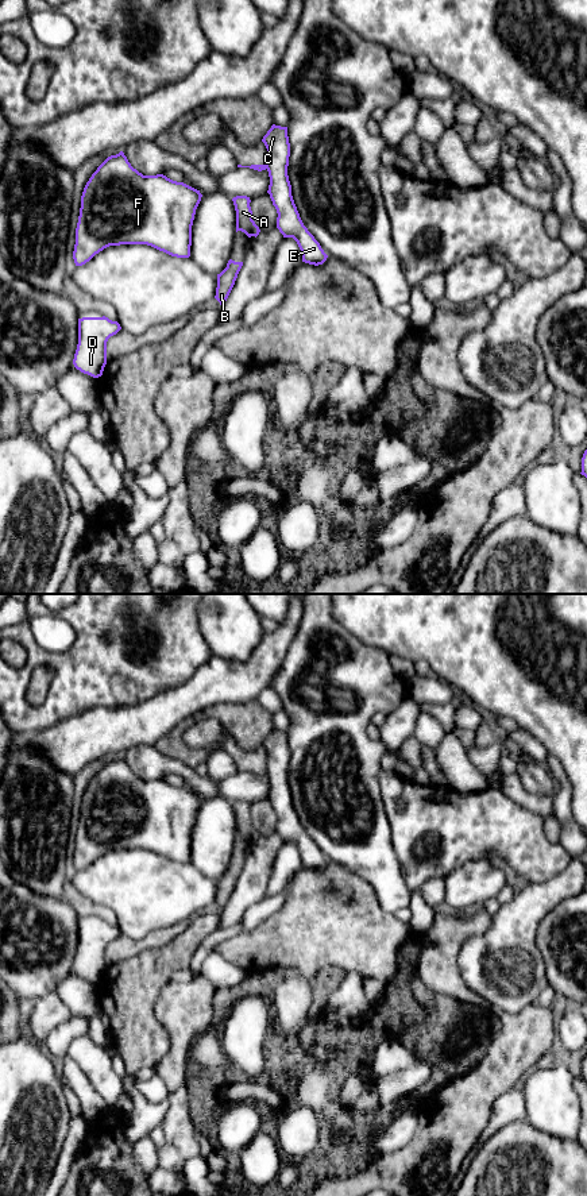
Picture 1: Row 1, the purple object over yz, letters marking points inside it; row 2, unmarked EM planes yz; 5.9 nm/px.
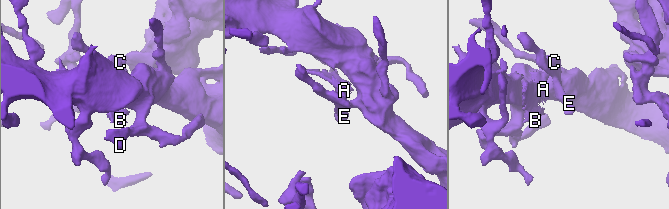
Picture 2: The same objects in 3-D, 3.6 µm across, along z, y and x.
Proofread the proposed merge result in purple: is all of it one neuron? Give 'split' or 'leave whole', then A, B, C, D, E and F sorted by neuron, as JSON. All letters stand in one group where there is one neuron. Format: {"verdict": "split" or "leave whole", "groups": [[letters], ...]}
{"verdict": "split", "groups": [["A", "B"], ["C", "D", "E", "F"]]}

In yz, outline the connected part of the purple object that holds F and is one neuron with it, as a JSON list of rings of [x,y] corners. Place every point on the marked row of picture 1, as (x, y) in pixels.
[[[123,151],[108,157],[86,182],[82,196],[73,259],[76,266],[89,262],[96,254],[109,246],[147,244],[171,256],[189,258],[192,246],[192,225],[196,209],[201,201],[200,190],[167,178],[163,174],[143,175],[131,166]]]

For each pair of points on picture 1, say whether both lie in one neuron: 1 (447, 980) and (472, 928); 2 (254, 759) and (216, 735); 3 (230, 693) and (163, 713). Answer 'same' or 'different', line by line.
1: same
2: same
3: same

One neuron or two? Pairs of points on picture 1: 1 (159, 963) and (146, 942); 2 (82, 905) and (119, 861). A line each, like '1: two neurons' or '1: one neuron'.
1: two neurons
2: two neurons

